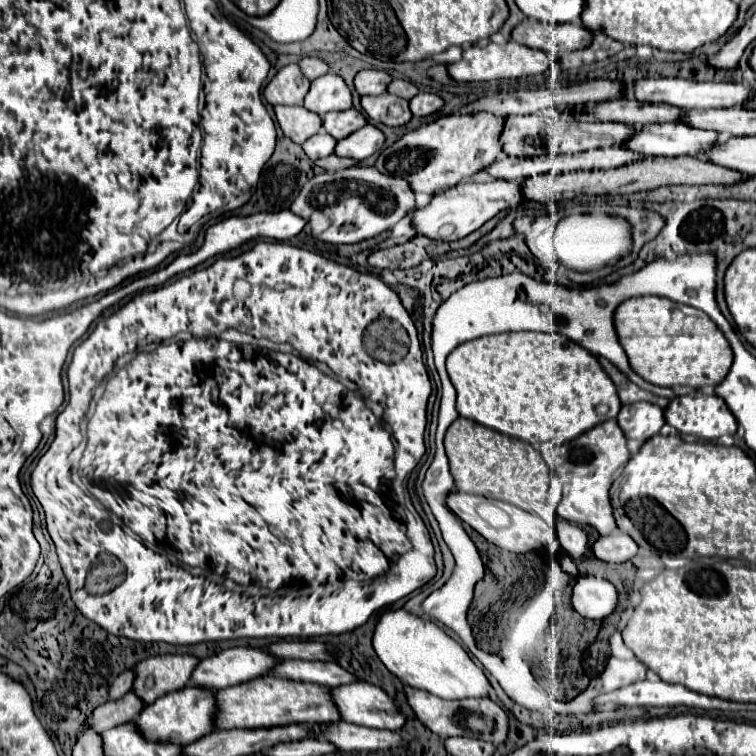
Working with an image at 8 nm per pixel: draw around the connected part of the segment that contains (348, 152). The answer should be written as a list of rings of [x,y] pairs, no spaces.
[[[366,124],[364,128],[356,130],[348,138],[338,140],[336,154],[348,156],[354,160],[364,160],[364,158],[370,158],[372,154],[376,154],[384,146],[384,142],[386,142],[384,132],[380,128],[376,128],[374,124]]]

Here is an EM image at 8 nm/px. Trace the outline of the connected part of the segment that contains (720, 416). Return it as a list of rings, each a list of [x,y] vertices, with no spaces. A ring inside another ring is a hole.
[[[692,390],[674,398],[666,412],[666,422],[682,434],[696,434],[704,440],[716,440],[724,434],[736,434],[738,422],[716,394]]]

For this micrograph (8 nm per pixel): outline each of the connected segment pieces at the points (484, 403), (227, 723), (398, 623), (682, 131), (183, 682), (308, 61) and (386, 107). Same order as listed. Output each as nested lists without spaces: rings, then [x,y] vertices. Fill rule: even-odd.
[[[506,332],[482,336],[460,344],[448,356],[446,370],[458,392],[456,408],[462,418],[530,442],[534,448],[544,442],[556,446],[570,442],[596,424],[616,418],[622,408],[616,386],[600,362],[562,334]],[[598,404],[610,408],[606,416],[596,412]]]
[[[262,676],[236,688],[224,688],[216,692],[220,716],[216,720],[218,730],[224,728],[270,728],[300,722],[328,722],[340,720],[340,710],[332,700],[332,688],[324,684],[300,684],[296,680],[284,680],[274,676]]]
[[[388,610],[382,614],[372,644],[386,668],[412,688],[426,690],[446,700],[486,698],[494,692],[484,668],[474,662],[462,644],[450,638],[434,622],[414,616],[406,610]]]
[[[650,124],[624,146],[646,156],[700,156],[700,148],[708,148],[708,144],[714,144],[716,140],[720,140],[716,132],[688,128],[686,124]]]
[[[164,654],[142,660],[140,664],[136,664],[138,676],[134,680],[132,690],[146,704],[152,704],[160,696],[188,686],[196,664],[200,664],[200,658],[188,654]]]
[[[304,56],[298,64],[300,64],[300,68],[302,68],[304,76],[306,76],[306,78],[310,78],[310,80],[314,80],[314,78],[324,76],[324,74],[328,74],[328,72],[330,72],[330,66],[328,66],[322,58]]]
[[[394,94],[380,96],[362,96],[362,108],[370,122],[386,124],[386,126],[404,126],[410,122],[412,112],[408,108],[408,100],[398,98]]]

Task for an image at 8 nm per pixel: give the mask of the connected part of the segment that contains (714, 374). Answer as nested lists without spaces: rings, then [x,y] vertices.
[[[630,298],[616,308],[616,332],[630,366],[656,386],[718,386],[732,366],[732,348],[720,328],[702,312],[668,298]]]

